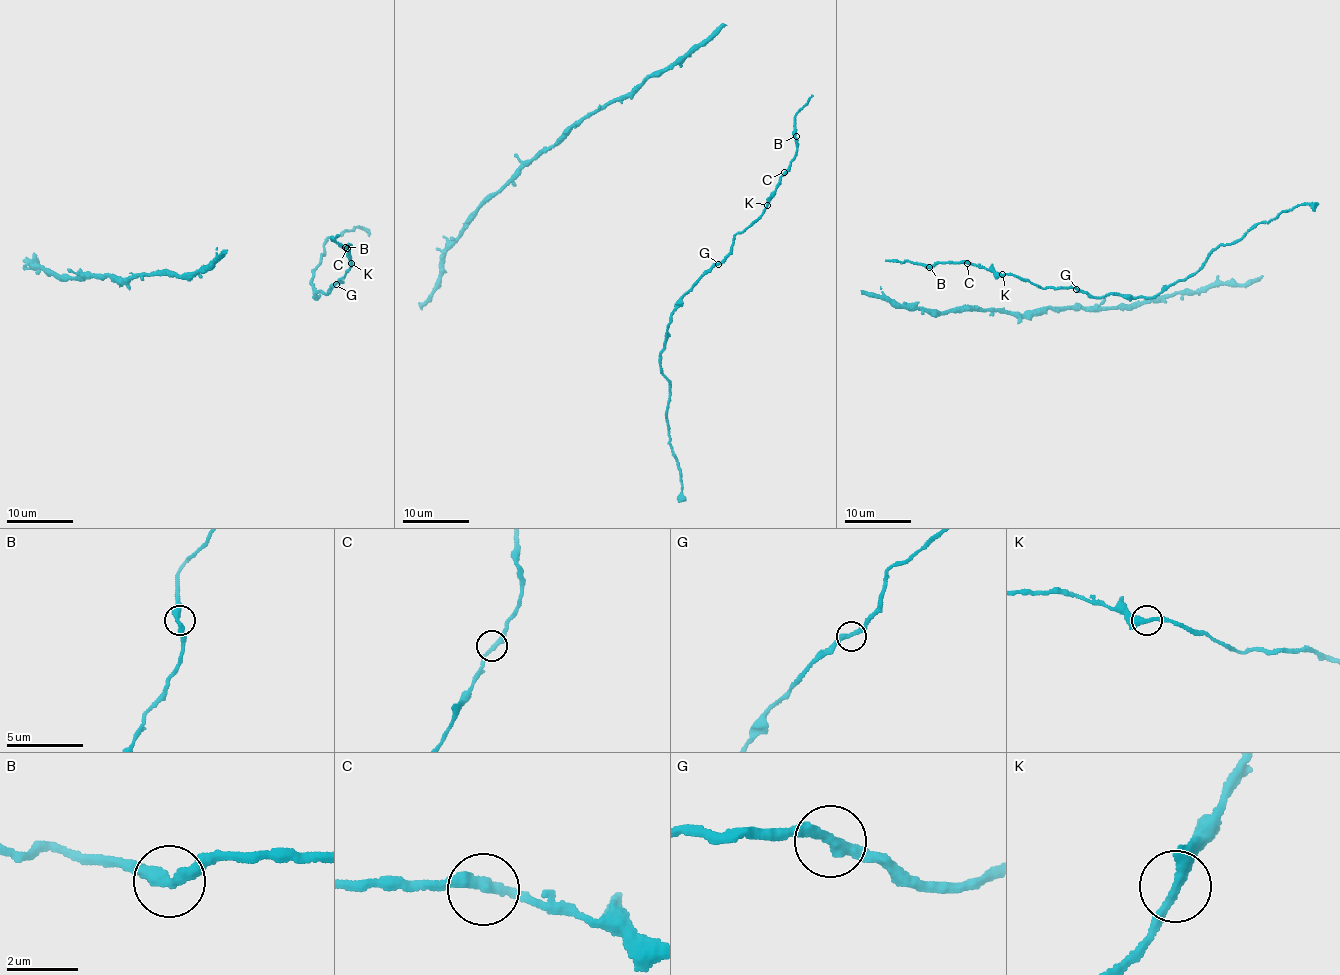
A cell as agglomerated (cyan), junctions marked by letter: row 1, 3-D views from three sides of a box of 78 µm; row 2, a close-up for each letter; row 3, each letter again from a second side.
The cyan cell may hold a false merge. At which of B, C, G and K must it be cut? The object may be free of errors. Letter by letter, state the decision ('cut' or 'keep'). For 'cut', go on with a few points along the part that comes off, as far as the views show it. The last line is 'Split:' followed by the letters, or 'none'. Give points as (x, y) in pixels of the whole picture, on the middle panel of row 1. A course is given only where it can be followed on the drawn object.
B: keep
C: keep
G: keep
K: keep
Split: none

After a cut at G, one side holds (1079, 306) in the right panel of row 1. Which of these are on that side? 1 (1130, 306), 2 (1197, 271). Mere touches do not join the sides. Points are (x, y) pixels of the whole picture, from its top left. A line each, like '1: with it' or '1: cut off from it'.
1: with it
2: cut off from it

